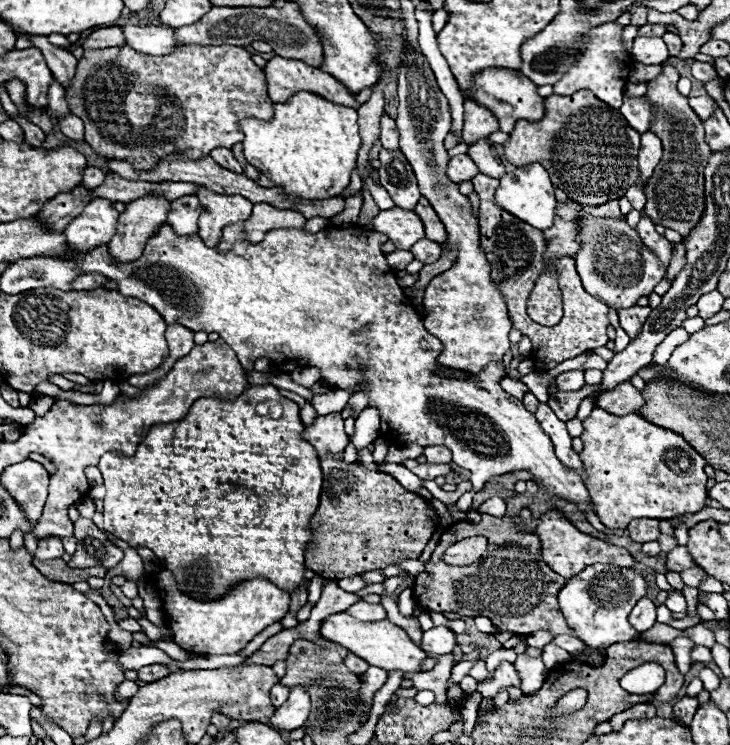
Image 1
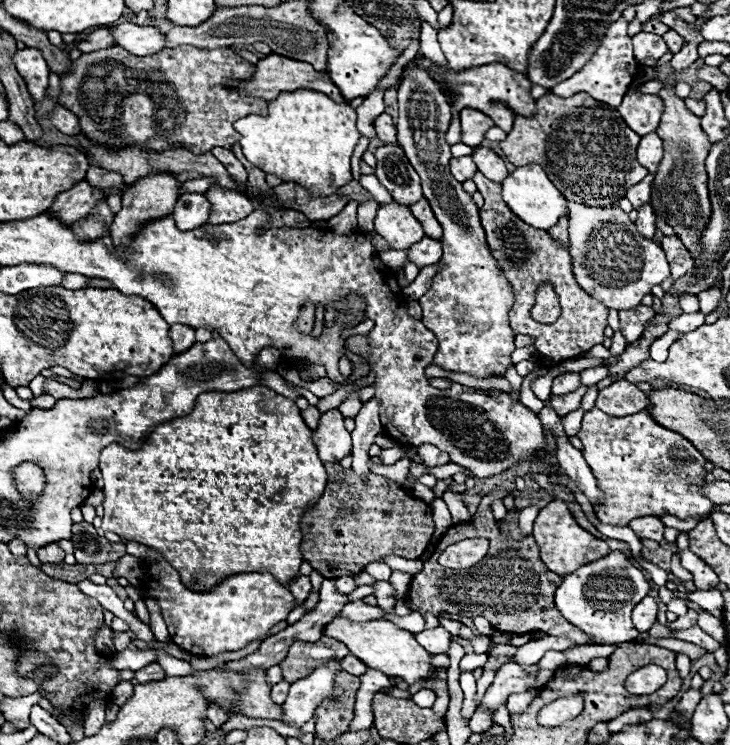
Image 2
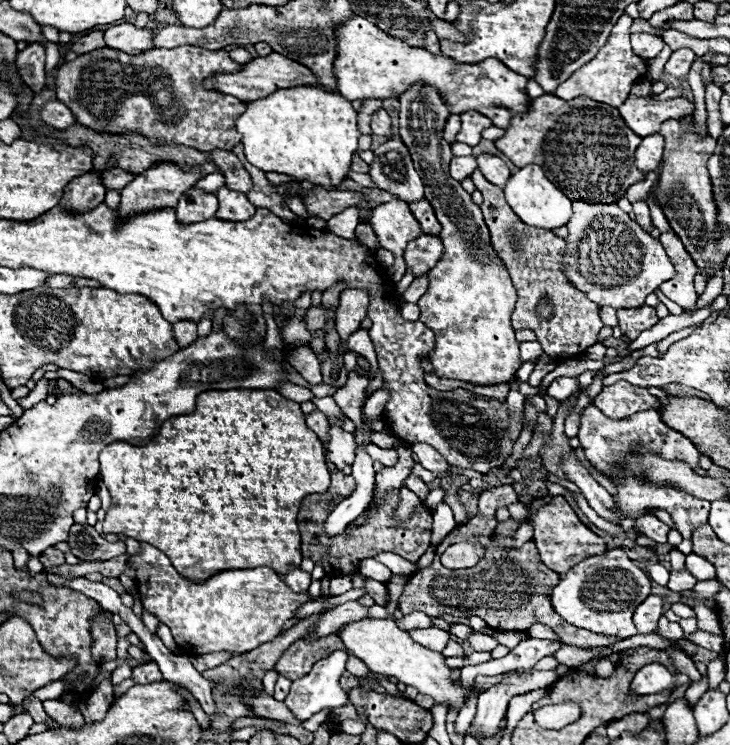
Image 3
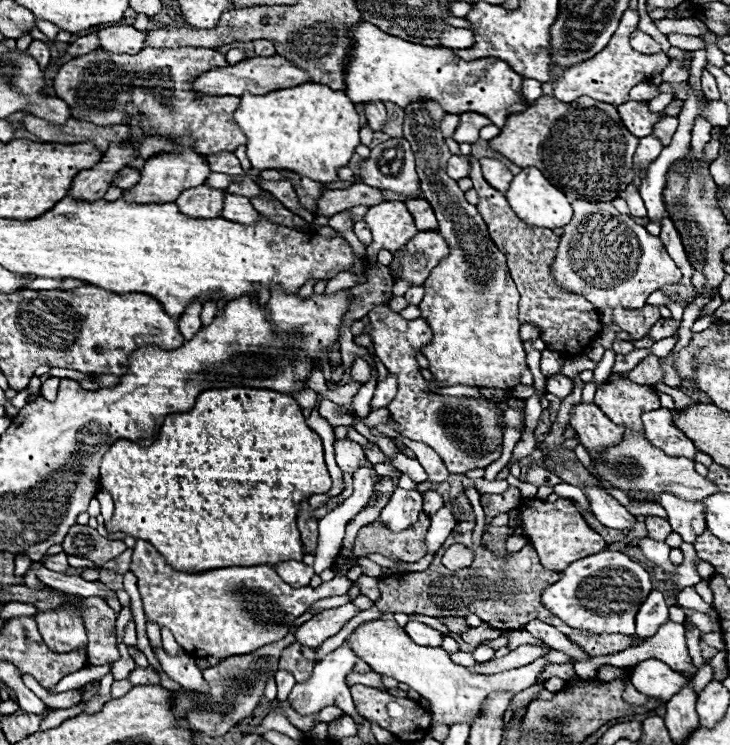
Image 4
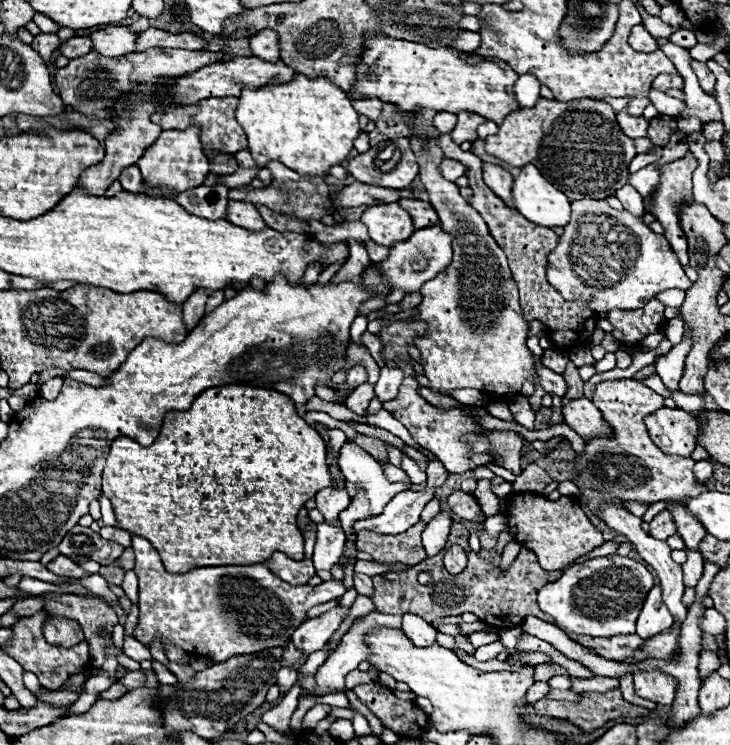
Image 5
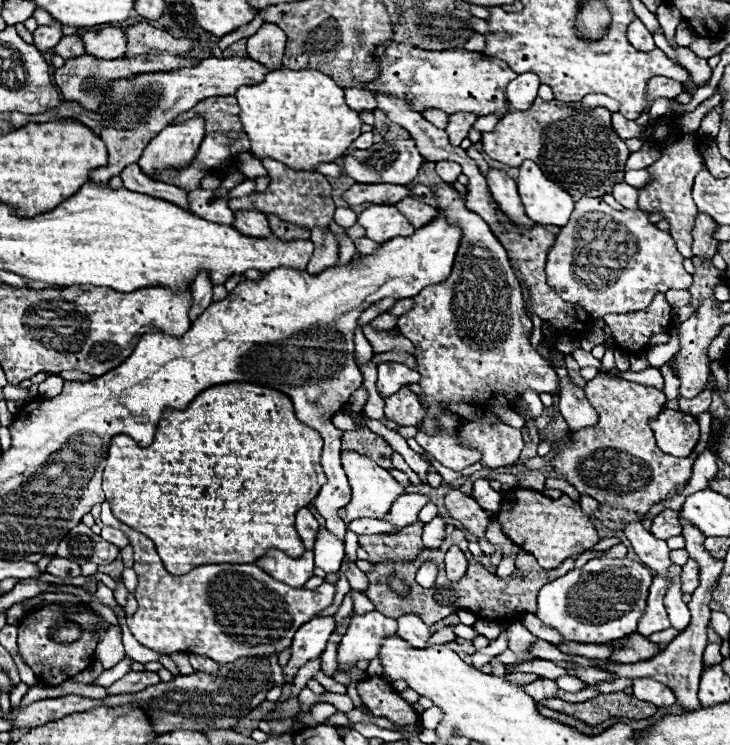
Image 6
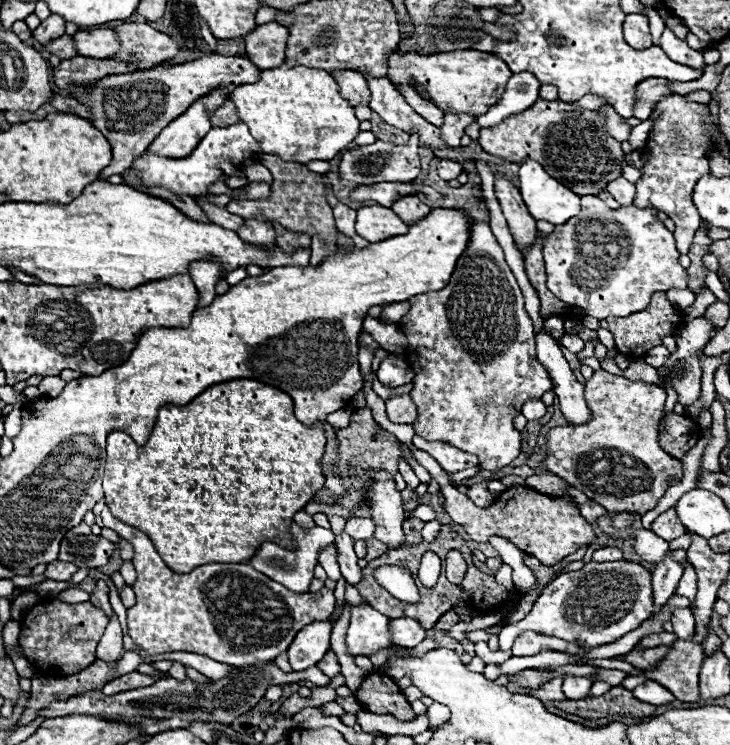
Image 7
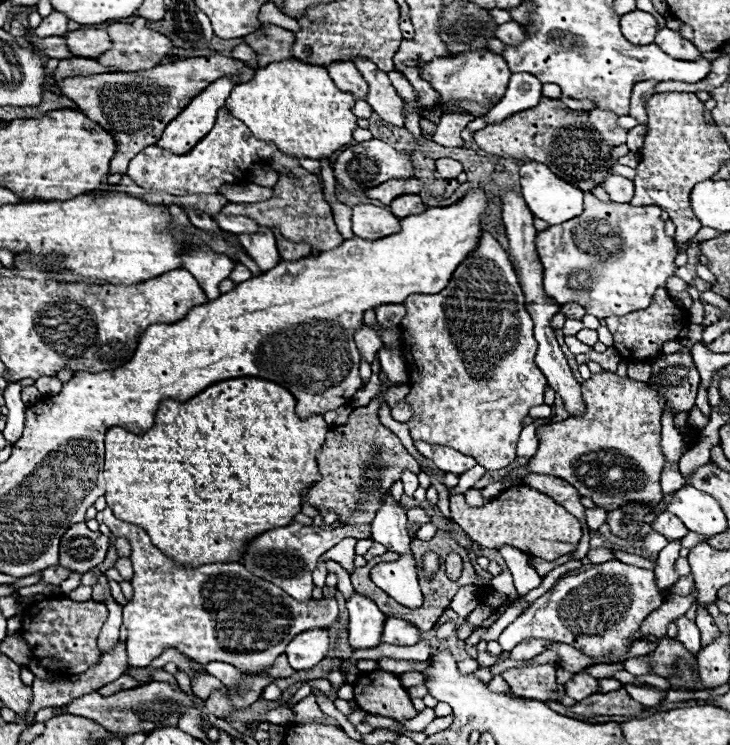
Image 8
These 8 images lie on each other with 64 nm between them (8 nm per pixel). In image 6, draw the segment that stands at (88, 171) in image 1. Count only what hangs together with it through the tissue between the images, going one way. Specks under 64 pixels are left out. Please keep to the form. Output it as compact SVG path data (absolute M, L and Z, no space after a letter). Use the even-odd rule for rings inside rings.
M130 164L128 168L124 168L120 178L124 182L124 188L128 188L132 192L148 194L148 196L154 196L154 198L174 202L180 208L188 208L186 192L180 192L180 188L172 188L170 184L160 184L156 180L150 180L146 174L142 174L138 164Z

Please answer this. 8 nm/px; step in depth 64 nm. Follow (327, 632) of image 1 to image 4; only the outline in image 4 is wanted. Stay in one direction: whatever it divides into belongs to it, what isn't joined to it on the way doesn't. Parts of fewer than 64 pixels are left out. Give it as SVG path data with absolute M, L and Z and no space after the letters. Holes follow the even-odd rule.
M386 612L378 620L370 620L370 622L360 624L346 638L346 642L352 646L356 656L362 658L374 672L378 672L382 676L392 676L398 682L404 682L410 688L414 688L422 698L430 700L432 724L442 722L446 726L452 726L460 720L468 720L472 724L474 718L480 714L482 700L490 692L506 690L506 692L518 694L524 688L530 688L534 684L538 672L542 672L548 666L548 662L544 658L538 658L536 662L532 662L524 668L506 670L506 672L492 674L492 676L470 674L464 666L452 664L450 656L442 648L428 648L428 646L414 644L410 640L410 636L404 632L404 628L400 628L396 624L396 620L392 620L392 616L394 616L392 612Z

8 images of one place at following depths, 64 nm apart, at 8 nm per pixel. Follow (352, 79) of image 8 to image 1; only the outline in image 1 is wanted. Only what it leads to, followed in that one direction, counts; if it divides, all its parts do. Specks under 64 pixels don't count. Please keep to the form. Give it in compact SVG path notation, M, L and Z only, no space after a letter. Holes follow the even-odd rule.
M382 116L382 124L380 124L380 142L386 150L398 150L398 128L396 122L390 116Z

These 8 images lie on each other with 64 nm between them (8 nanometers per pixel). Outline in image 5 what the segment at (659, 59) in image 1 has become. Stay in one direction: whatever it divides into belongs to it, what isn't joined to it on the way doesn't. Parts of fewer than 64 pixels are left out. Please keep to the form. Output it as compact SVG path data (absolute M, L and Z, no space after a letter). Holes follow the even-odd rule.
M642 24L632 28L632 32L630 32L630 46L640 50L640 52L656 52L656 50L660 50L656 40L646 32L646 28Z

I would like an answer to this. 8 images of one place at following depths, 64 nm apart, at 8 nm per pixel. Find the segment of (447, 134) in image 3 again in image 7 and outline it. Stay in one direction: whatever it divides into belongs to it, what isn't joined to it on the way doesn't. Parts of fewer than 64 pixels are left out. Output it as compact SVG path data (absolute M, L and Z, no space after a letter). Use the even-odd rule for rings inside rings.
M404 86L400 92L402 92L402 96L406 98L406 102L408 102L422 118L426 118L430 124L434 124L434 126L438 126L438 128L440 128L440 124L444 124L444 112L442 112L440 108L436 108L434 104L422 100L410 86Z

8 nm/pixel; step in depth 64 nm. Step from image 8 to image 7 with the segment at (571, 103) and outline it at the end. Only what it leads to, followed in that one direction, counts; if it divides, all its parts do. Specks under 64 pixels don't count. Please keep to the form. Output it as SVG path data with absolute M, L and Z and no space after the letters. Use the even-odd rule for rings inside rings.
M586 94L580 100L574 102L573 104L589 110L598 110L599 107L606 105L607 102L605 99L595 94Z

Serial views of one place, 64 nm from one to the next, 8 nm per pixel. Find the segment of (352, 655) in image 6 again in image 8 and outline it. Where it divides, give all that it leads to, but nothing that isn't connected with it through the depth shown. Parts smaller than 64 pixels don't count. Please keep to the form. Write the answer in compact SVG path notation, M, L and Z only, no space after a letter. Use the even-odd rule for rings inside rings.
M354 594L346 606L350 612L350 646L354 650L380 646L386 616L378 610L378 606L362 594Z

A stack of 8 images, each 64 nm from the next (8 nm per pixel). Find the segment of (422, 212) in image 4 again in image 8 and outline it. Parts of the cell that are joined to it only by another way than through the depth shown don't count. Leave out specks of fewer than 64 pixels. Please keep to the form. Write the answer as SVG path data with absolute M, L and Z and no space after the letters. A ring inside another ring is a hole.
M404 194L404 196L398 196L396 200L392 200L390 210L394 216L398 216L402 220L404 216L416 216L416 214L424 212L426 206L422 204L418 194Z

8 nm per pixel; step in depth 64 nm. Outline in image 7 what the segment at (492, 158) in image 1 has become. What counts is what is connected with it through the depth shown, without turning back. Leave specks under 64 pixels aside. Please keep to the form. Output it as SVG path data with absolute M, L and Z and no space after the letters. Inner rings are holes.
M496 178L494 180L494 192L496 198L502 206L502 212L508 220L510 232L514 236L514 242L518 248L526 248L534 242L536 236L536 220L528 214L528 208L518 192L518 188L506 180L506 178Z

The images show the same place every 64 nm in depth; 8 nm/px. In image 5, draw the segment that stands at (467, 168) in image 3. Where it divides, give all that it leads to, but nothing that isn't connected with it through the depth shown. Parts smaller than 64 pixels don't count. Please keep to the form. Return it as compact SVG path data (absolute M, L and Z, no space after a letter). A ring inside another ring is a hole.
M444 160L444 162L440 164L440 168L442 168L442 176L448 178L448 180L452 180L452 182L466 174L464 164L460 164L458 160Z

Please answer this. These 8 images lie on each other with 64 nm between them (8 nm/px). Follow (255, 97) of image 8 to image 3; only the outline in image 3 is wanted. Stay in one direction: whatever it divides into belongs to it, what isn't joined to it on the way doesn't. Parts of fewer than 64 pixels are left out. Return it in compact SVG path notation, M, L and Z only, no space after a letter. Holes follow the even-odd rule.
M312 86L284 88L268 98L248 102L246 112L236 118L236 128L242 134L250 164L264 172L288 174L294 180L312 180L322 188L338 188L348 178L350 160L360 138L352 104L340 94Z

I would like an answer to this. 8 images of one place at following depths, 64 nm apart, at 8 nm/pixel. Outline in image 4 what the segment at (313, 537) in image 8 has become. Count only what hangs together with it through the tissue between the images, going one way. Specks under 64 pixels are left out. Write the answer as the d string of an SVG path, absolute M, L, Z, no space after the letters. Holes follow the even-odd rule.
M398 488L392 494L386 508L382 510L380 520L388 530L400 532L410 528L418 520L420 512L422 512L422 494L416 490ZM288 560L288 562L280 562L278 566L274 566L276 572L280 574L280 578L286 582L286 584L292 584L292 588L302 588L302 586L308 586L310 584L310 578L314 576L314 570L302 562L294 562L294 560Z

